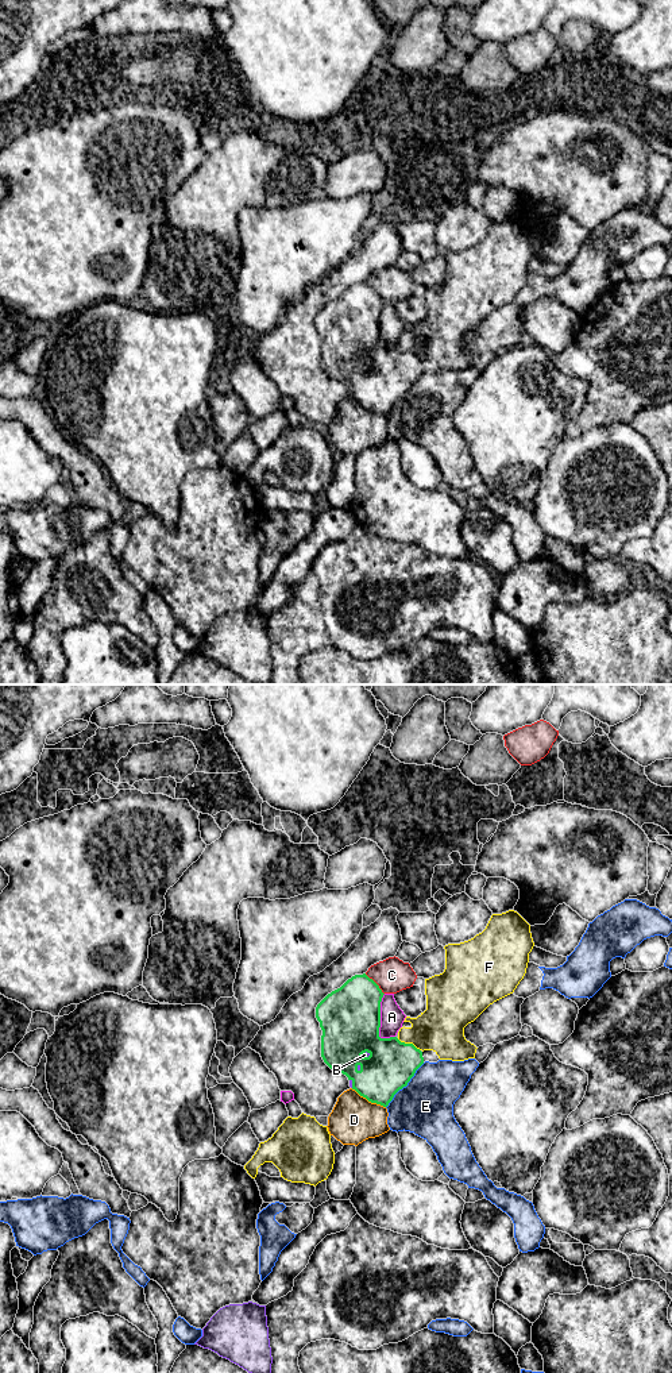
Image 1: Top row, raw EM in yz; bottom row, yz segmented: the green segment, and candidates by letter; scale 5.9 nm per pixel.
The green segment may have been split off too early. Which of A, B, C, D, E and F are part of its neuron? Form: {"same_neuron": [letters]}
{"same_neuron": ["B"]}

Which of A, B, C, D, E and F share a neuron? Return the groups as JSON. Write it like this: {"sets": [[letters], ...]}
{"sets": [["A", "E"], ["B"], ["C"], ["D"], ["F"]]}

